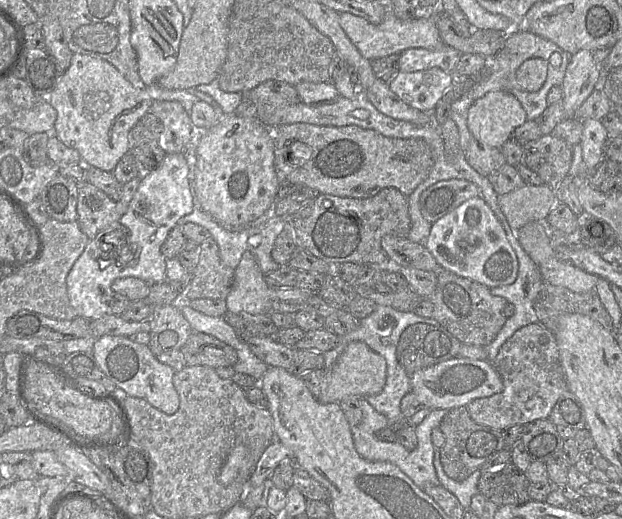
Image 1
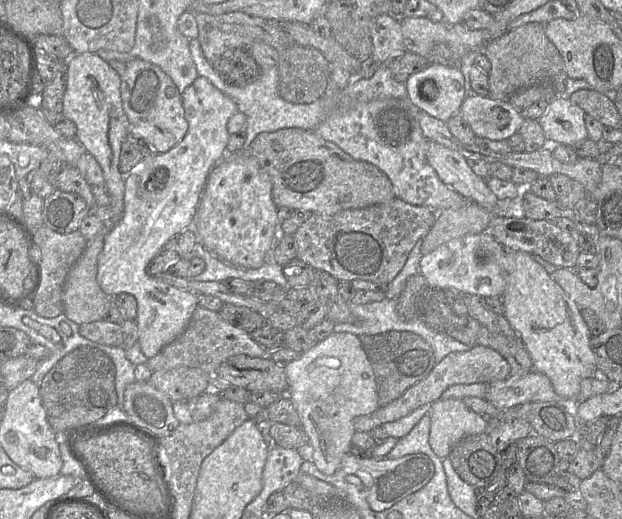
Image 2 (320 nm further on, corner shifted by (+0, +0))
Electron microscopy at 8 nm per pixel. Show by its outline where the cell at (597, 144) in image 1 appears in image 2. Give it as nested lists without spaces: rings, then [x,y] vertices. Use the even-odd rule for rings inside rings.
[[[567,97],[552,99],[537,120],[549,144],[573,146],[588,138],[585,112]]]

